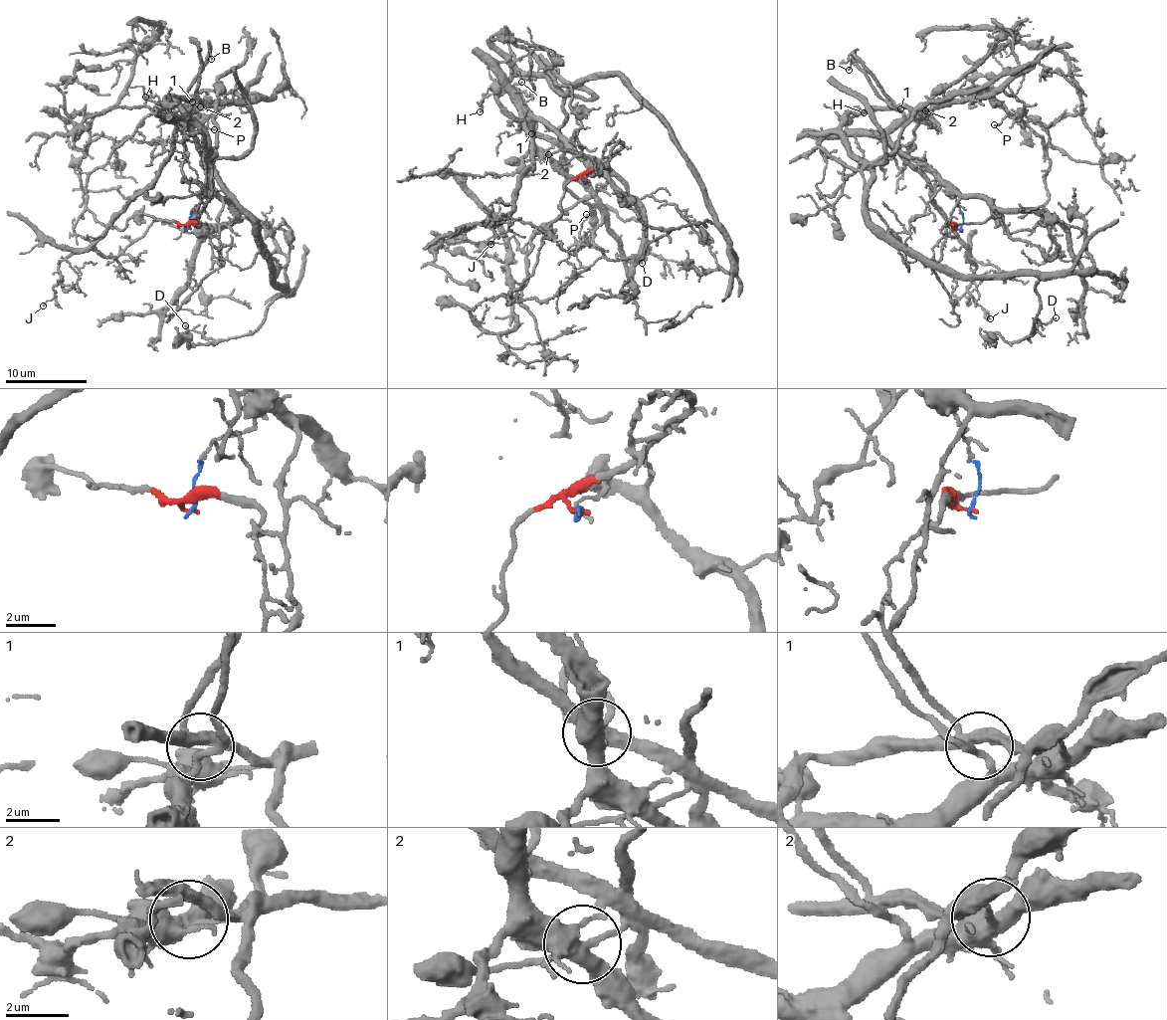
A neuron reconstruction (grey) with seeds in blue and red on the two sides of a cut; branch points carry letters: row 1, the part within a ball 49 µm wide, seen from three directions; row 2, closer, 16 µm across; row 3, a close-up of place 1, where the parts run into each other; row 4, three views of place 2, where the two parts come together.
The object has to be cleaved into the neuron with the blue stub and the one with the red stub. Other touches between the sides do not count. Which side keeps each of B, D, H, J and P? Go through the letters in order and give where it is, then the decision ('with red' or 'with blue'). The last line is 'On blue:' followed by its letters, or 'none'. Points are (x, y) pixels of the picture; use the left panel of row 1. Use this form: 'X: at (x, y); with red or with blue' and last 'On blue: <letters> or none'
B: at (211, 59); with red
D: at (185, 325); with red
H: at (145, 97); with blue
J: at (43, 306); with blue
P: at (214, 129); with blue
On blue: H, J, P

